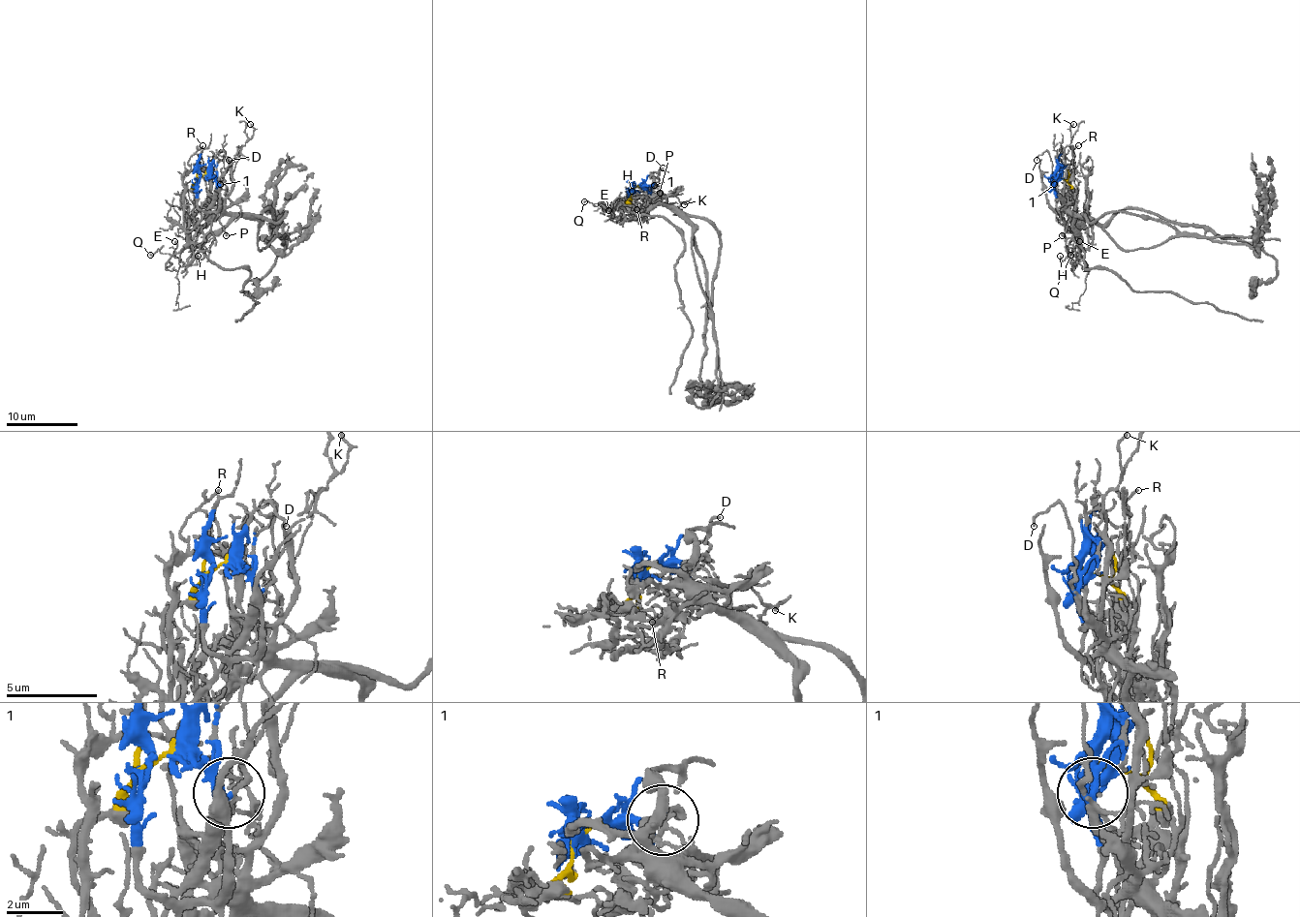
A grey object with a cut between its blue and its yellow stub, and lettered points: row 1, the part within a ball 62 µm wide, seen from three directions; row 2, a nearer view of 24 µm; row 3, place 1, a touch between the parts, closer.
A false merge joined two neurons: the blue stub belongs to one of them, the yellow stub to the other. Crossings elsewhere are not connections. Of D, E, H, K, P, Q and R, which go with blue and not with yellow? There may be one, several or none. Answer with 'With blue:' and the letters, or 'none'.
With blue: D, K, P

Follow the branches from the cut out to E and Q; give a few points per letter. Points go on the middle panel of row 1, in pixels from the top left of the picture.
E: (635, 187), (624, 204), (614, 204), (620, 208), (607, 215), (611, 214), (609, 210)
Q: (635, 187), (624, 204), (616, 204), (620, 208), (584, 201)

